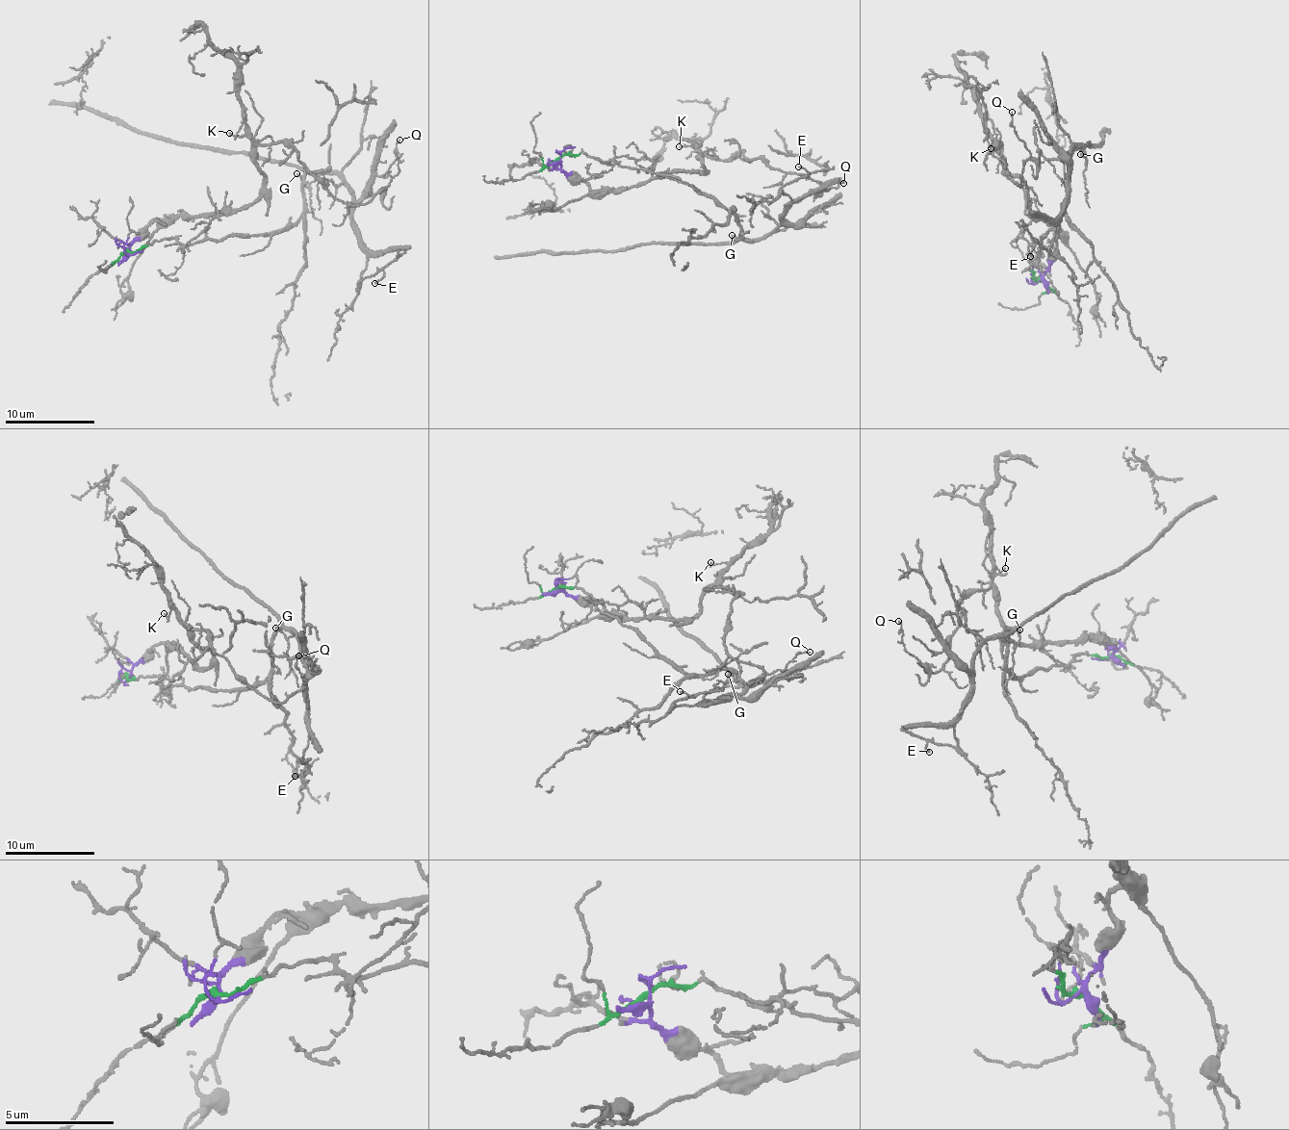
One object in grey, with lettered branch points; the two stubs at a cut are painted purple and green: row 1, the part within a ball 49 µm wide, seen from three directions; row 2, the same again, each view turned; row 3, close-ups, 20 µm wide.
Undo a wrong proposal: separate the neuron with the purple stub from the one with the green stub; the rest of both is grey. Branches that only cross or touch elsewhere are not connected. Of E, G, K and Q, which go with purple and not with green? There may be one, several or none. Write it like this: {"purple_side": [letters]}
{"purple_side": ["K", "Q"]}

